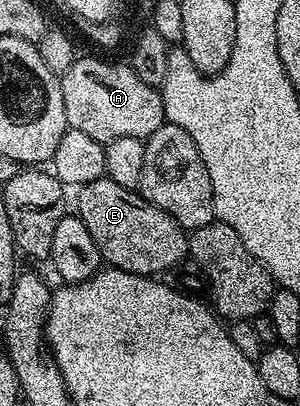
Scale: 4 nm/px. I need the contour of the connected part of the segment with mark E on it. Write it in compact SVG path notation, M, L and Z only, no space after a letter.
M103 176L95 179L95 183L80 186L76 193L76 216L83 219L83 227L95 239L95 247L99 247L106 266L138 273L140 277L153 277L186 260L189 251L186 230L167 211L143 199L140 192L119 187L119 183Z

